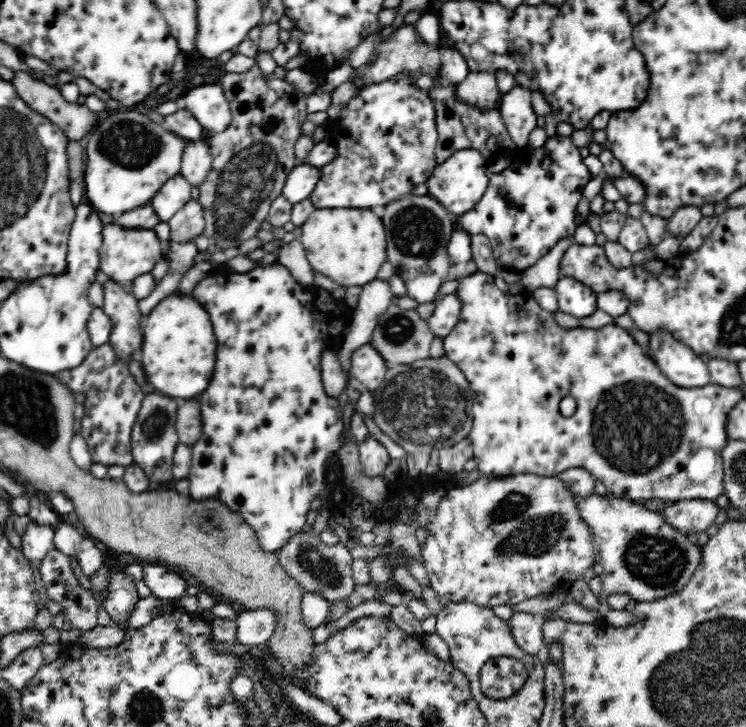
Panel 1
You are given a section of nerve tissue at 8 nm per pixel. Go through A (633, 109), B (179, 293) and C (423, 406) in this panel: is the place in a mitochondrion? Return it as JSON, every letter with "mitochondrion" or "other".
{"A":"other","B":"other","C":"mitochondrion"}

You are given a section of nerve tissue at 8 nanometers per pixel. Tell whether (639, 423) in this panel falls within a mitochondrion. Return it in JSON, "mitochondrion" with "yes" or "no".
{"mitochondrion":"yes"}

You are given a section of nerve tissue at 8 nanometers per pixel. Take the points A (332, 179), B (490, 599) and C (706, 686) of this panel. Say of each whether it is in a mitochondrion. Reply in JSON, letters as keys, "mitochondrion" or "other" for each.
{"A":"other","B":"other","C":"mitochondrion"}

